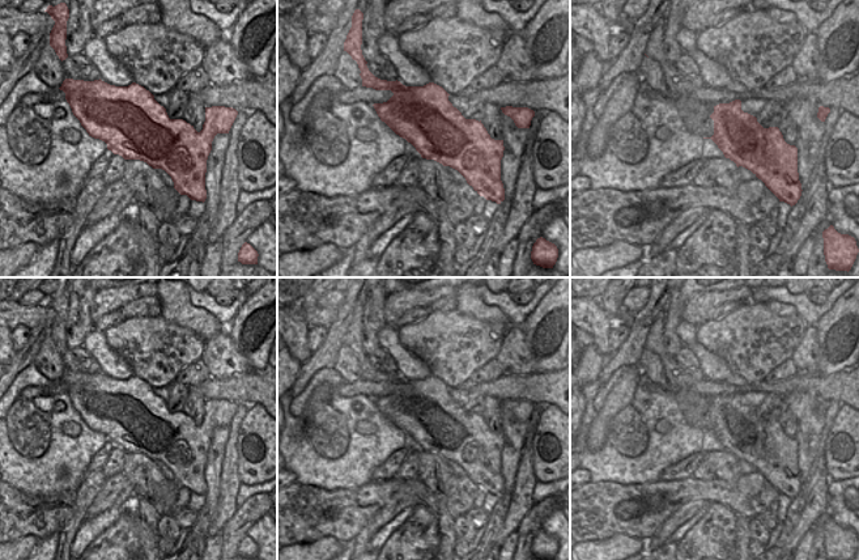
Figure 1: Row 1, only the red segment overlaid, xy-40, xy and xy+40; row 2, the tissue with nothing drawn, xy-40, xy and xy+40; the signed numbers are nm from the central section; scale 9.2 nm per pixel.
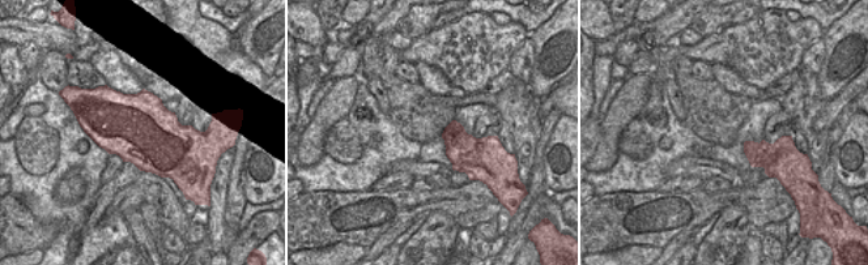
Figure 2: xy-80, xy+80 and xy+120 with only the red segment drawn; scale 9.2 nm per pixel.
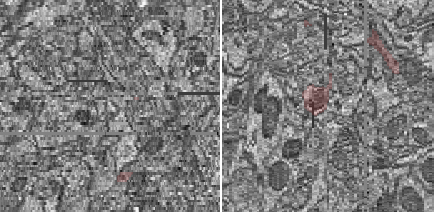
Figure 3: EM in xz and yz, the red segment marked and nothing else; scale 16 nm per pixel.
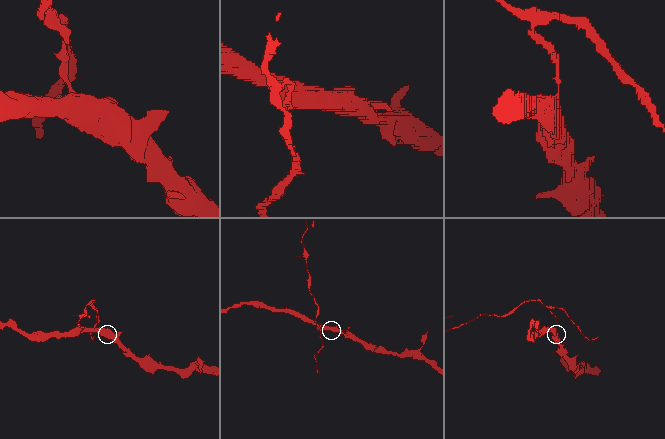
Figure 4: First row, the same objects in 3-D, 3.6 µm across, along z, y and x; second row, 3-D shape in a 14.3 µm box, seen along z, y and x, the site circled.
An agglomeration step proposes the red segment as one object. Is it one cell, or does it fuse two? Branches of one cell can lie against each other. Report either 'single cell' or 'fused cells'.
fused cells

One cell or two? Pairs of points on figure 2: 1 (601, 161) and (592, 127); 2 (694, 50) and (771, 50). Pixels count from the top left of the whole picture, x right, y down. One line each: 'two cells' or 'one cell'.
1: two cells
2: one cell

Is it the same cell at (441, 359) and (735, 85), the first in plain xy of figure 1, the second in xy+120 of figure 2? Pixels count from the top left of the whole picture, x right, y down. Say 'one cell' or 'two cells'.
two cells

